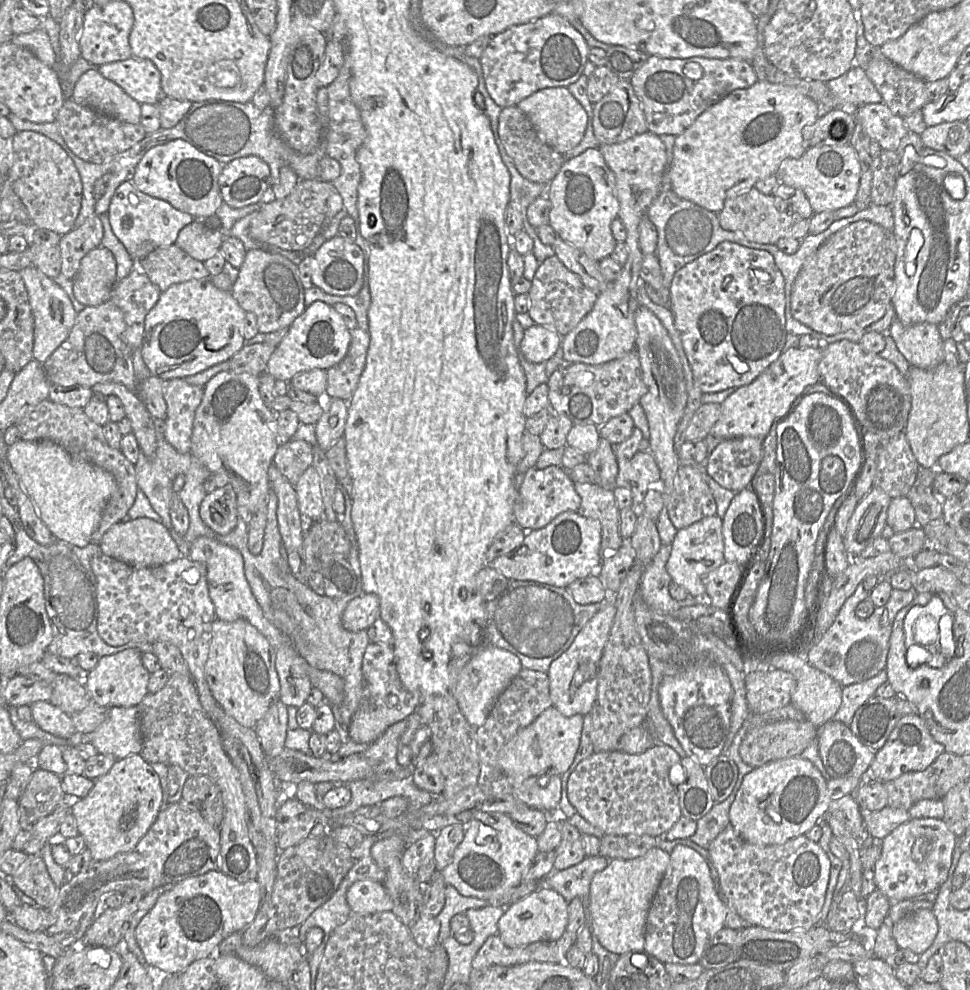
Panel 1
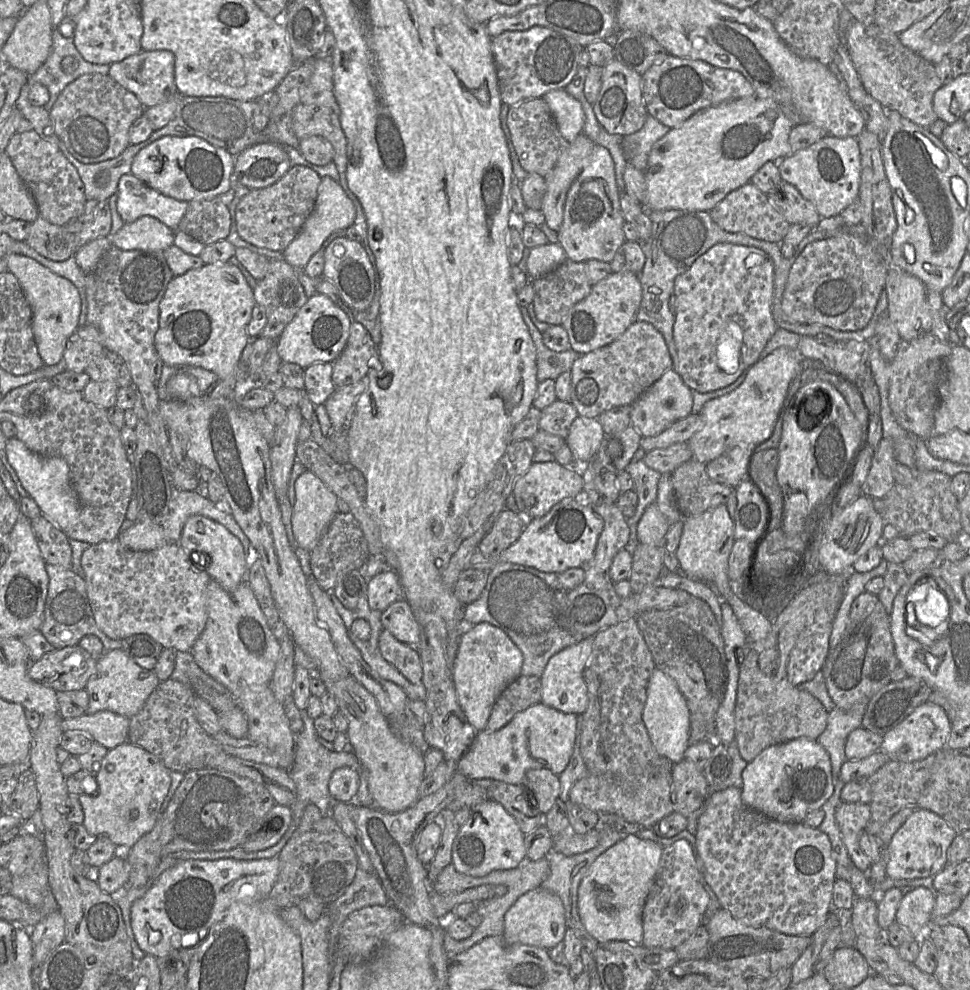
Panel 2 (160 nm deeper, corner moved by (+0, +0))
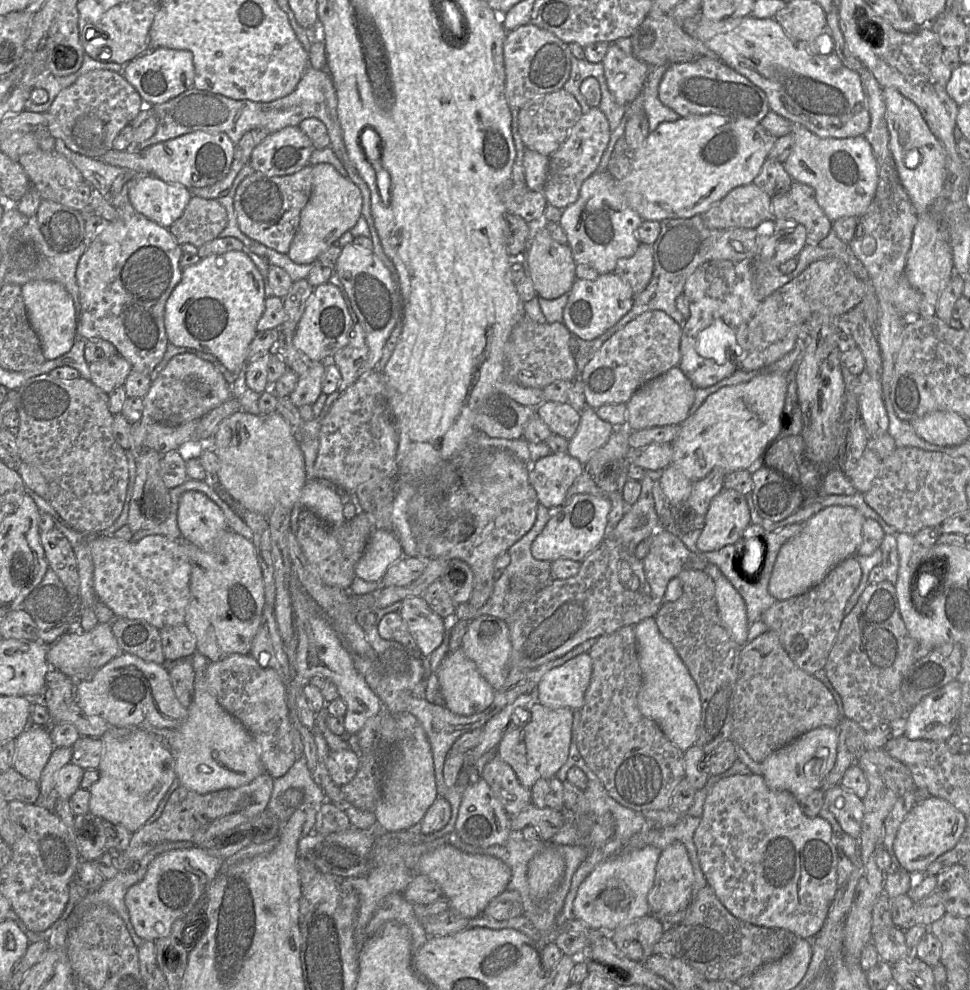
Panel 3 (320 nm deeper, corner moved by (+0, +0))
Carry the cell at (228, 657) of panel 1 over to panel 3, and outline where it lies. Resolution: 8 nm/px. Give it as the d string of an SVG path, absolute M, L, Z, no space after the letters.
M229 528L209 550L182 541L191 567L185 625L195 638L196 651L209 662L234 653L250 653L264 607L262 573L252 541Z

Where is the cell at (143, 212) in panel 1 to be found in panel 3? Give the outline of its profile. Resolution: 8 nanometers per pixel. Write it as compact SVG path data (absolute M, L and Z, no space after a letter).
M135 175L128 190L133 208L165 228L182 215L191 196L182 184L165 182L154 175Z

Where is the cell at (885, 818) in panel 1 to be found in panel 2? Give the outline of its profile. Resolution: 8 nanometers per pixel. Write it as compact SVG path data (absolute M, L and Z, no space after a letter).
M842 801L835 812L835 819L841 833L841 839L855 866L866 872L872 861L860 847L859 839L871 816L869 804Z

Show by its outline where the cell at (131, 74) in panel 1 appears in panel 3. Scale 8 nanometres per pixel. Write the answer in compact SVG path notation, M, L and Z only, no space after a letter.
M150 49L124 65L122 75L138 91L145 105L165 103L193 87L193 54L188 50Z

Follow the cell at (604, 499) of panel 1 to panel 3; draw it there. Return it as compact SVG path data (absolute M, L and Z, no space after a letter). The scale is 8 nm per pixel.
M605 537L599 547L580 563L580 569L575 576L564 580L551 580L550 584L522 603L506 623L512 645L510 668L536 668L563 656L590 638L599 638L624 626L635 626L646 618L655 617L662 603L655 601L651 595L628 590L619 580L620 561L619 543L613 537Z

